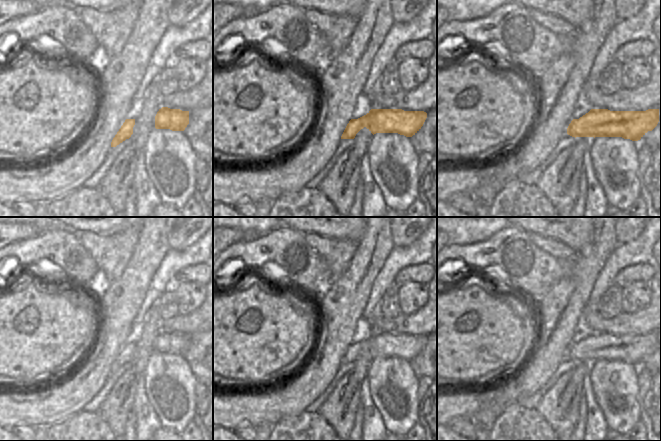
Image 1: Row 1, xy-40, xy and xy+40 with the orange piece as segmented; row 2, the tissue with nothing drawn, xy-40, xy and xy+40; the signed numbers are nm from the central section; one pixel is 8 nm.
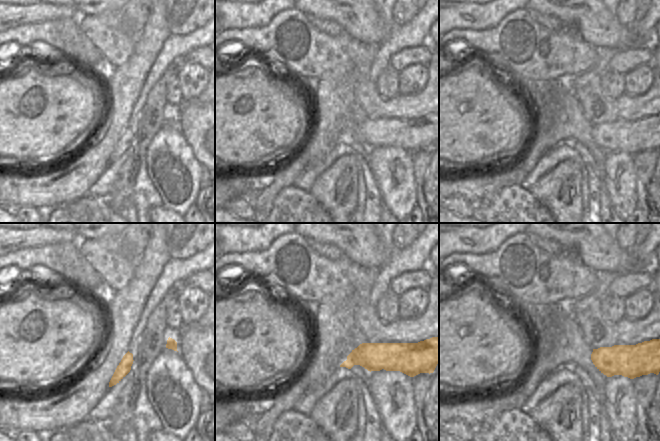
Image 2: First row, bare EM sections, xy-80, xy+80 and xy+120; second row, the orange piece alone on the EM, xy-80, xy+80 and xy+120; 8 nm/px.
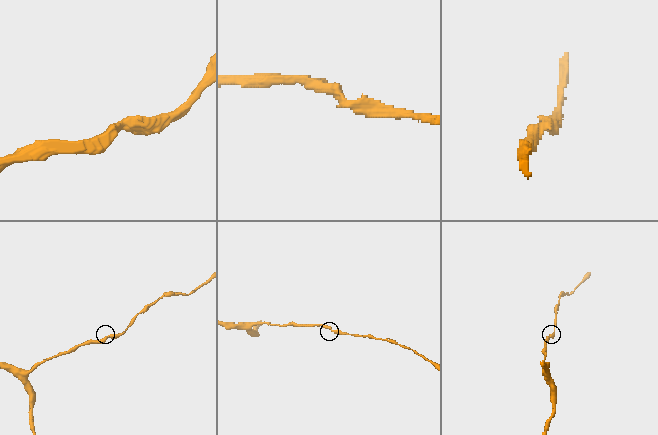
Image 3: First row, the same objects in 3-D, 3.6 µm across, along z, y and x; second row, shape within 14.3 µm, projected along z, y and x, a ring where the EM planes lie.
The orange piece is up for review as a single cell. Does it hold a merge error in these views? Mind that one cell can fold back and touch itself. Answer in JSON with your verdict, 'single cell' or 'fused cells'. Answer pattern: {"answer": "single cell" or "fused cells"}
{"answer": "single cell"}

